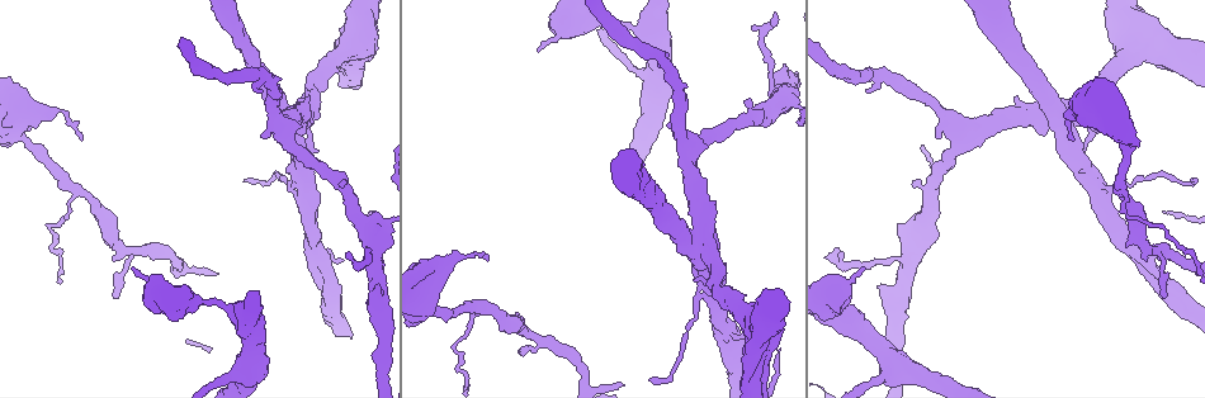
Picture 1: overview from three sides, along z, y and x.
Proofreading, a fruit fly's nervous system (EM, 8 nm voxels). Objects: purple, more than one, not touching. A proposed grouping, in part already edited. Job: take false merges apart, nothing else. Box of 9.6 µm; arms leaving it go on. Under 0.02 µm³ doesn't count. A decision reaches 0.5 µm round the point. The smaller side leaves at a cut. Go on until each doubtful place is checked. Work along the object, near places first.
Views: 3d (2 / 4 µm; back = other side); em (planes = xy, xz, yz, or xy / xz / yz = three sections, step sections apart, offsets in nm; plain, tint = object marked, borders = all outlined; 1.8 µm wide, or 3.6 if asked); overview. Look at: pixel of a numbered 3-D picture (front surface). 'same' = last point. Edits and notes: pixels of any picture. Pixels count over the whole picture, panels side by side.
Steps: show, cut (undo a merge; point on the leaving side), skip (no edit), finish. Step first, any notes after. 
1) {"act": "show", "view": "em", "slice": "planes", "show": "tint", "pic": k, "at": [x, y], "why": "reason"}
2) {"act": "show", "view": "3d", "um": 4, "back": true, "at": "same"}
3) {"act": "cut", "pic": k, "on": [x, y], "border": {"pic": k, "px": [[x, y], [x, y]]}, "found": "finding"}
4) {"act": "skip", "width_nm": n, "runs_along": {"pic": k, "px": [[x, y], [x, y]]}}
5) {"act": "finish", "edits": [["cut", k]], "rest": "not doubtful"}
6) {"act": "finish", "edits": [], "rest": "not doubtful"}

{"act": "show", "view": "em", "slice": "planes", "show": "tint", "pic": 1, "at": [707, 250], "why": "sharp bend"}

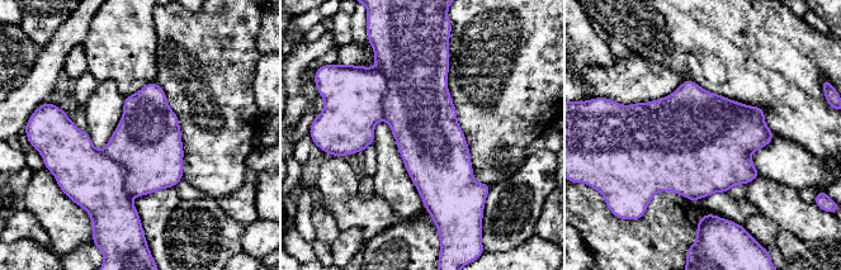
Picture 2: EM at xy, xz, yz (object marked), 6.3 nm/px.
{"act": "cut", "pic": 2, "on": [353, 95], "found": "a second cell is stuck on"}

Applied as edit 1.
{"act": "show", "view": "em", "slice": "xz", "step": 16, "show": "tint", "pic": 1, "at": [315, 95], "why": "narrows sharply"}

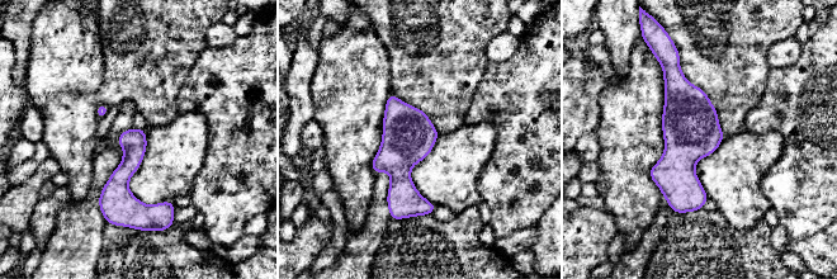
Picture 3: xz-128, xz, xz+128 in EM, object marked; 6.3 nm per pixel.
{"act": "show", "view": "em", "slice": "yz", "step": 4, "show": "tint", "at": "same", "why": "another direction"}

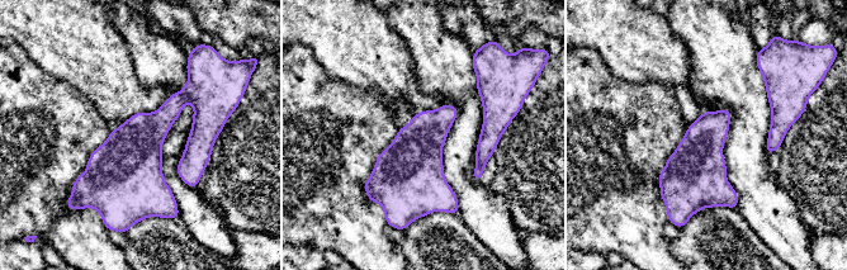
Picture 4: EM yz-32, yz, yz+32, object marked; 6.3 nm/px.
{"act": "skip", "found": "all the same cell"}

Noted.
{"act": "finish", "edits": [["cut", 2]], "rest": "not doubtful"}

